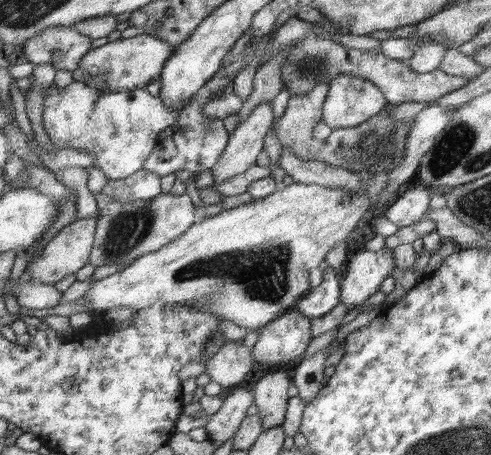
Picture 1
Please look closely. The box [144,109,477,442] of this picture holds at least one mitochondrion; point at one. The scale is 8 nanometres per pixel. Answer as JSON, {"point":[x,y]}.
{"point":[263,274]}

